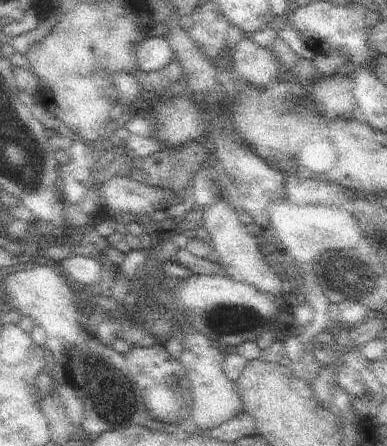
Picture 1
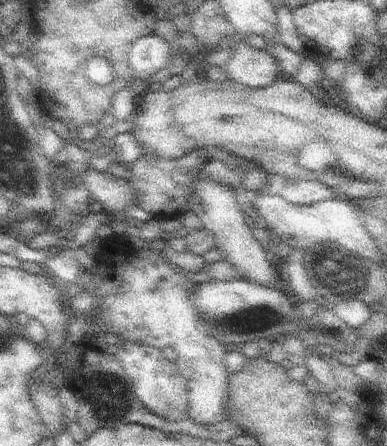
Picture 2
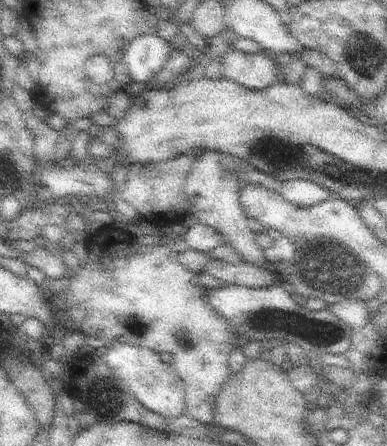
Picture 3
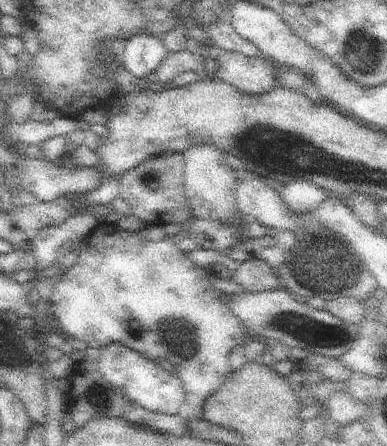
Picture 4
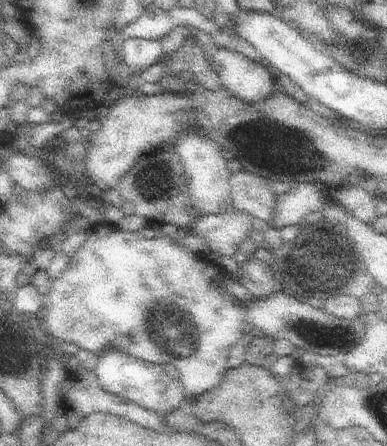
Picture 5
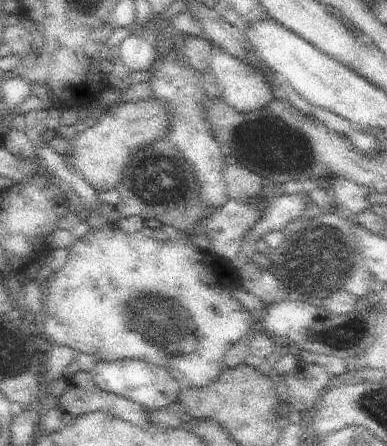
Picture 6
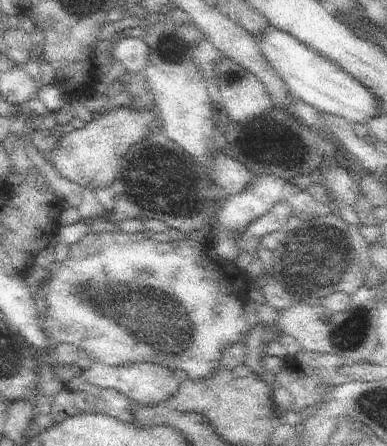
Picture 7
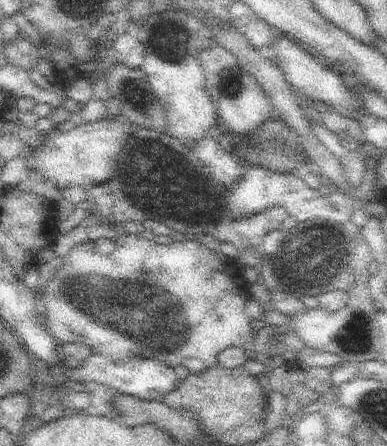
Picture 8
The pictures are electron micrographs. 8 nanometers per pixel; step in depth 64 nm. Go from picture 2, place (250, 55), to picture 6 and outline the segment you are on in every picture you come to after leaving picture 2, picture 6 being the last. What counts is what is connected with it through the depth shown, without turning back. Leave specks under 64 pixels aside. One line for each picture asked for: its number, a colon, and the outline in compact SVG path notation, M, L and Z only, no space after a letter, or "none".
3: M227 50L219 58L219 62L223 66L223 74L221 74L223 78L233 80L253 92L263 92L279 80L277 64L265 52L245 54L245 52Z
4: M221 50L215 58L217 72L215 76L233 88L241 90L249 96L263 96L277 86L277 76L273 72L271 60L263 56L247 58L239 52L225 52Z
5: M211 46L209 64L219 76L221 88L231 92L231 96L243 104L263 102L277 90L277 84L267 74L265 64L253 62L239 52Z
6: M213 46L211 52L211 70L221 88L221 98L237 114L251 114L273 102L273 90L263 72L217 46Z

